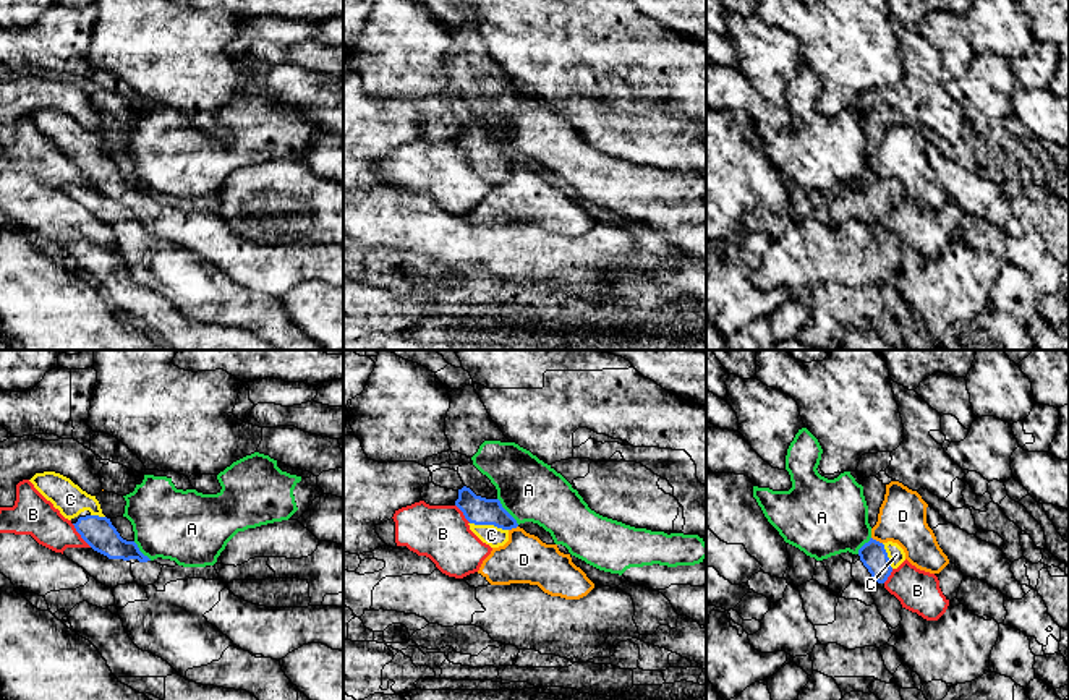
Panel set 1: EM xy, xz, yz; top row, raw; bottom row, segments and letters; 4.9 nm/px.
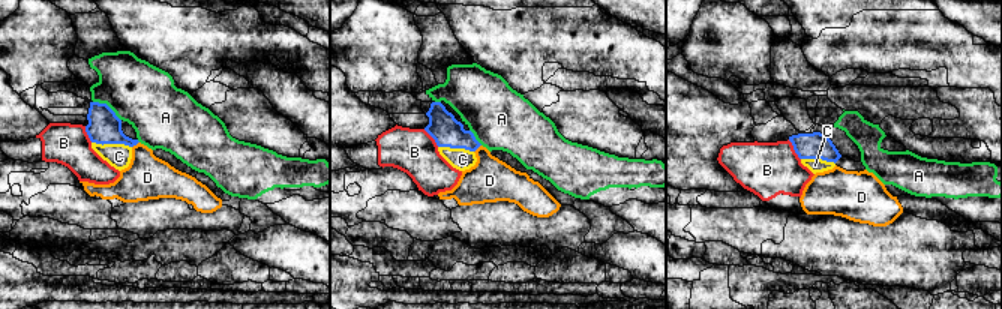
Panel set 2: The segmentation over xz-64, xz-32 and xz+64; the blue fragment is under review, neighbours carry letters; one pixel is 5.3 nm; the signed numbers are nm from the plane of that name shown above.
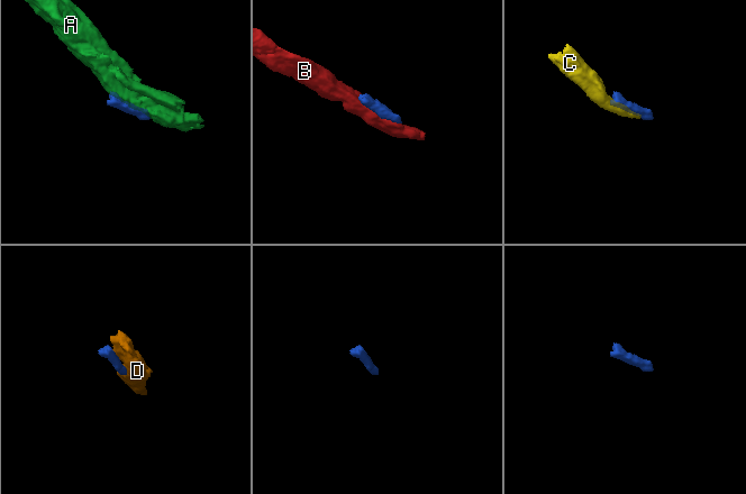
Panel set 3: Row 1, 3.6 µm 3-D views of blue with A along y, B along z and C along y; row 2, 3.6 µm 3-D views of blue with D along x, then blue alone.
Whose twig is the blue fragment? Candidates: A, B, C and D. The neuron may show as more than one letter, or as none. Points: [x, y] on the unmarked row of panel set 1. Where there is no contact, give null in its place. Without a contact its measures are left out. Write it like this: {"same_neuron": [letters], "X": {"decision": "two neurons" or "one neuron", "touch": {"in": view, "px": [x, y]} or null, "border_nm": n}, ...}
{"same_neuron": ["C"], "A": {"decision": "two neurons", "touch": {"in": "xz", "px": [506, 148]}, "border_nm": 170}, "B": {"decision": "two neurons", "touch": {"in": "xy", "px": [80, 170]}, "border_nm": 160}, "C": {"decision": "one neuron", "touch": {"in": "xz", "px": [489, 161]}, "border_nm": 200}, "D": {"decision": "two neurons", "touch": {"in": "yz", "px": [875, 177]}, "border_nm": 70}}

